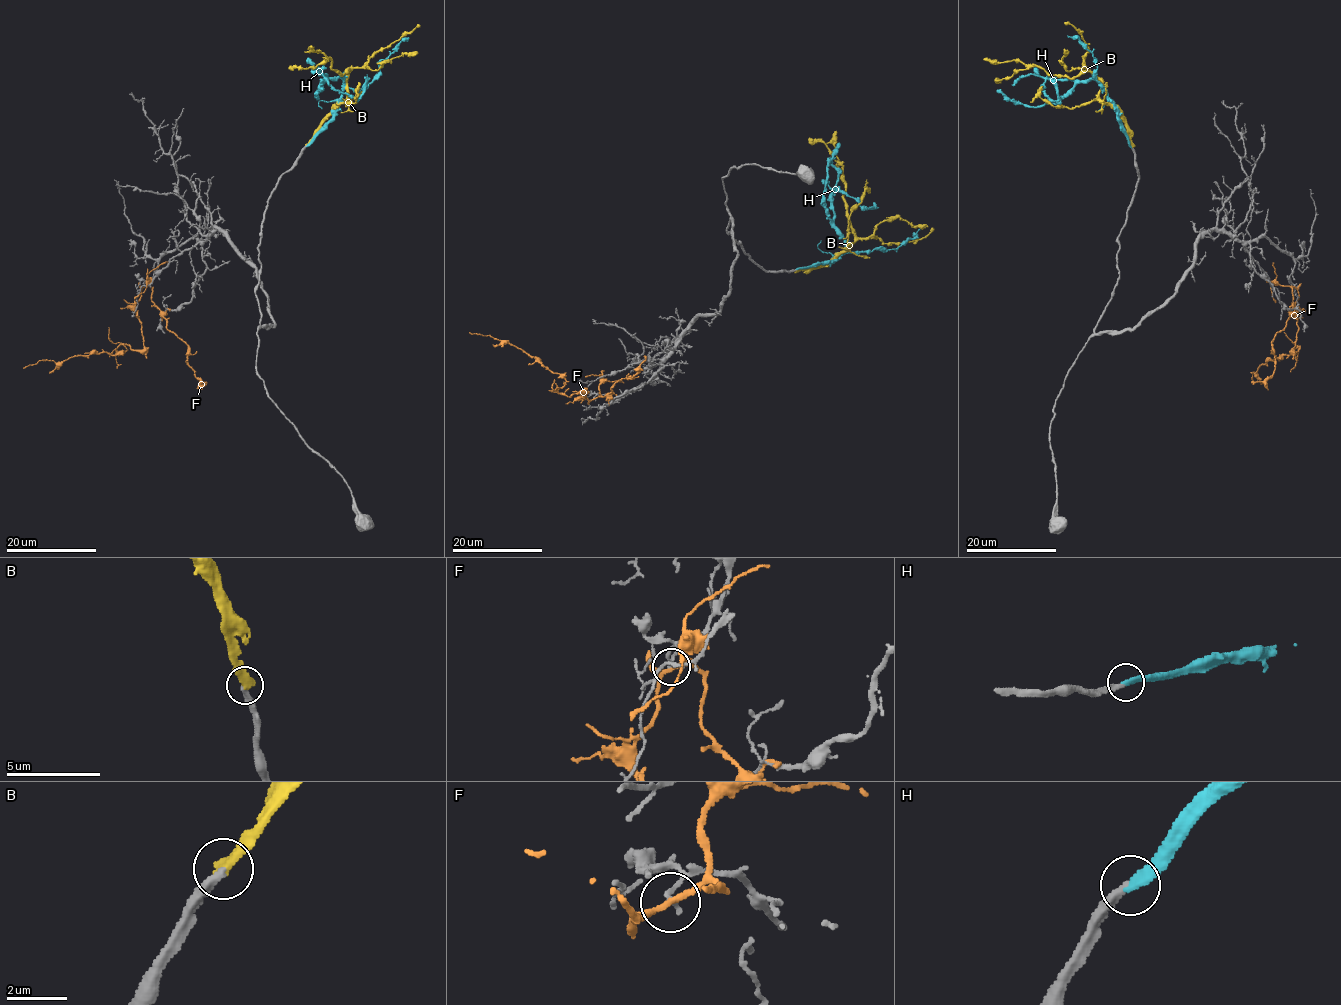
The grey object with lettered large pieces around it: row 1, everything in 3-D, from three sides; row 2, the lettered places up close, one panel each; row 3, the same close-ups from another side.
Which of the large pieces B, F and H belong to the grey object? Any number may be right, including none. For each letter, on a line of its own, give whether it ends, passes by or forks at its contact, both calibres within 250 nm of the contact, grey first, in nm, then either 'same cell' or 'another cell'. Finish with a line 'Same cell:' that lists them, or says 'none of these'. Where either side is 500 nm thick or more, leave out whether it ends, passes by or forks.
B: it ends there; 280 nm thick on the grey side, 400 nm on the other; another cell
F: it forks there; 160 nm thick on the grey side, 170 nm on the other; another cell
H: it ends there; 280 nm thick on the grey side, 320 nm on the other; same cell
Same cell: H

